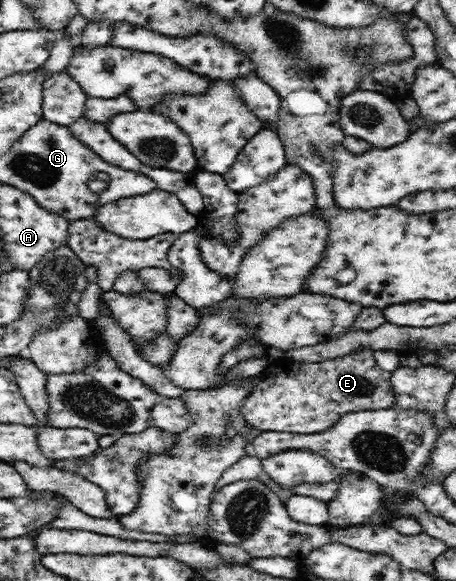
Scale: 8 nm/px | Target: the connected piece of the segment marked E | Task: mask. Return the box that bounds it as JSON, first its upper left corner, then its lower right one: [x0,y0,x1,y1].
[240,350,396,434]

